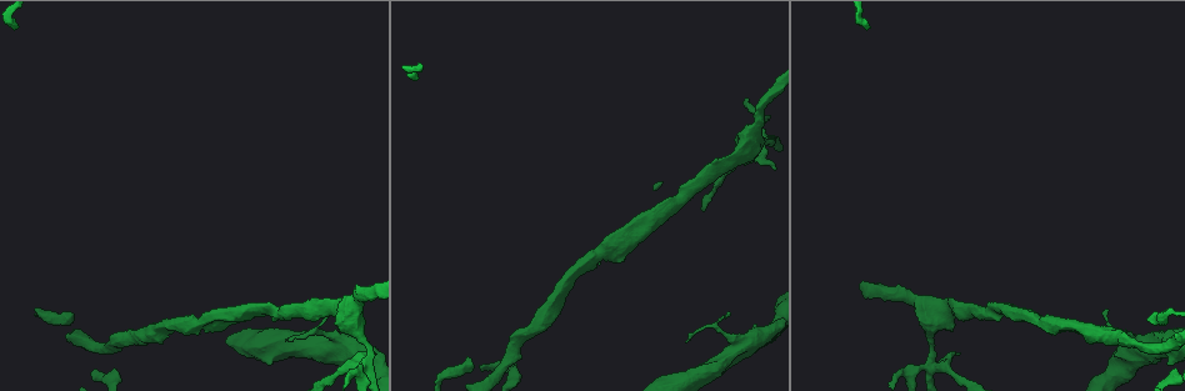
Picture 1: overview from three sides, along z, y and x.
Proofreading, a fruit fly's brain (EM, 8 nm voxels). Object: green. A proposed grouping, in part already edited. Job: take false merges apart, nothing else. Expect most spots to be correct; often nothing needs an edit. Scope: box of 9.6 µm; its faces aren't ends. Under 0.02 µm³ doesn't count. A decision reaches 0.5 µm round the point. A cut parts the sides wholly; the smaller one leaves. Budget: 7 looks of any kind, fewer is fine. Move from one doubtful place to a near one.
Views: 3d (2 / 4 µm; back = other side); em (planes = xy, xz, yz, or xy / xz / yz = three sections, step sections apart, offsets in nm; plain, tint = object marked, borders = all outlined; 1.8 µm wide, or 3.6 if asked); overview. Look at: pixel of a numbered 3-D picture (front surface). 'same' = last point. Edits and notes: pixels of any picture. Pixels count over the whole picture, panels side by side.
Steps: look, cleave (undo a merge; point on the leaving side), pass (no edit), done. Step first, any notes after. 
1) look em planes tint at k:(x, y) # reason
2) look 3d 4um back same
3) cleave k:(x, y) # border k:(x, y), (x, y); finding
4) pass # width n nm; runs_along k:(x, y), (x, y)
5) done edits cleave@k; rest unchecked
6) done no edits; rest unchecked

look 3d 4um at 1:(637, 228) # two arms in line, one across

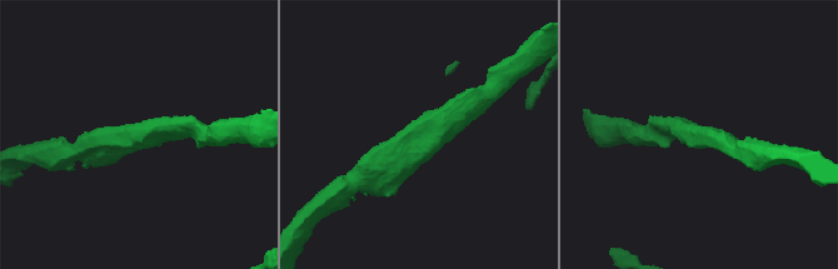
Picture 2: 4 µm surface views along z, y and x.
look em planes plain at 2:(418, 142) # arms 3; arm_widths 240, 280, 280 nm; need the tissue

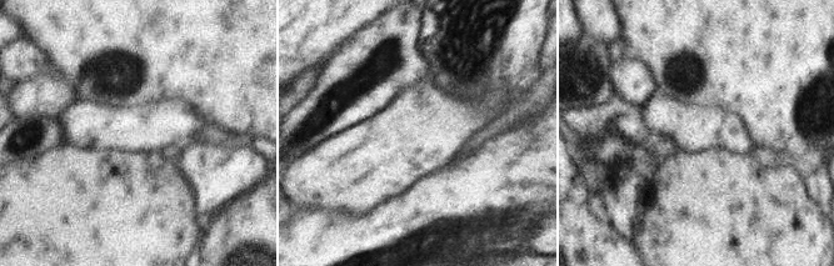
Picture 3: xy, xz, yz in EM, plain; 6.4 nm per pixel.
look em planes tint same

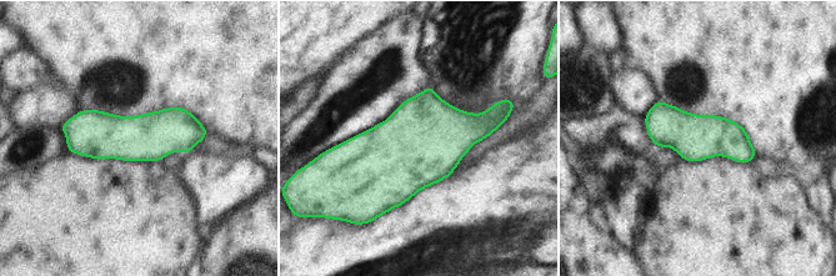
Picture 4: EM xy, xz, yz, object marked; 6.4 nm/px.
pass # runs_along 4:(65, 126), (93, 134), (203, 134); all the same neuron

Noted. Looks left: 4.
look em planes tint at 1:(113, 378) # abrupt turn

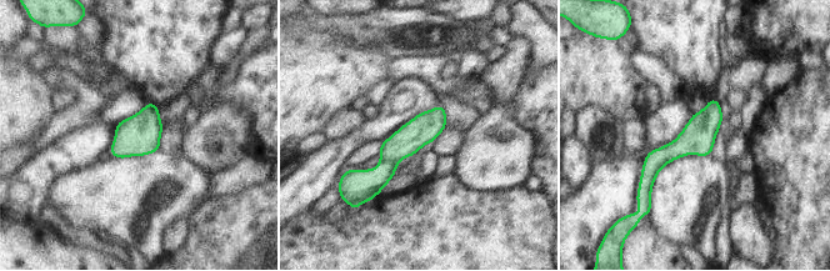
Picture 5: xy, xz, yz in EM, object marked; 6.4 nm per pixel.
pass # runs_along 5:(441, 109), (371, 179), (361, 179); all the same neuron

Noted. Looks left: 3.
look em 3.6um xz step 16 tint at 1:(767, 139) # four-way junction

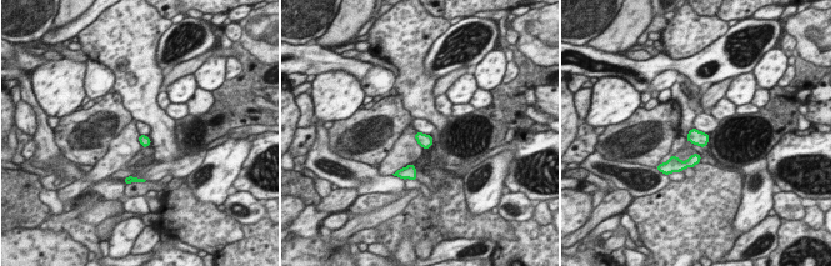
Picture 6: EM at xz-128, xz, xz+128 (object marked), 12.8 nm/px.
look em 3.6um planes tint same

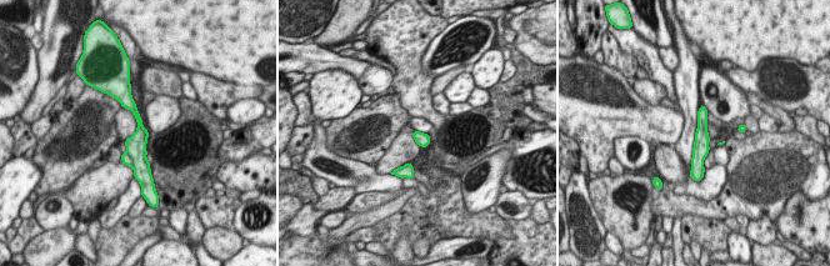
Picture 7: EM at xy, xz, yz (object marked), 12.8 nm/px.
cleave 7:(126, 160) # border 7:(125, 152), (131, 159), (131, 166); a second neuron is stuck on

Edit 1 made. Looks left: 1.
done edits cleave@7; rest unchecked

